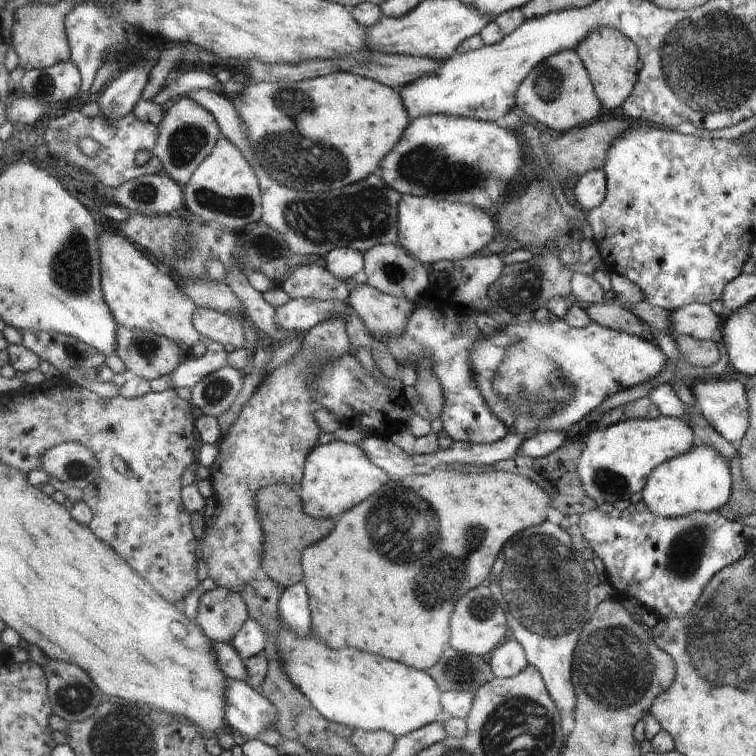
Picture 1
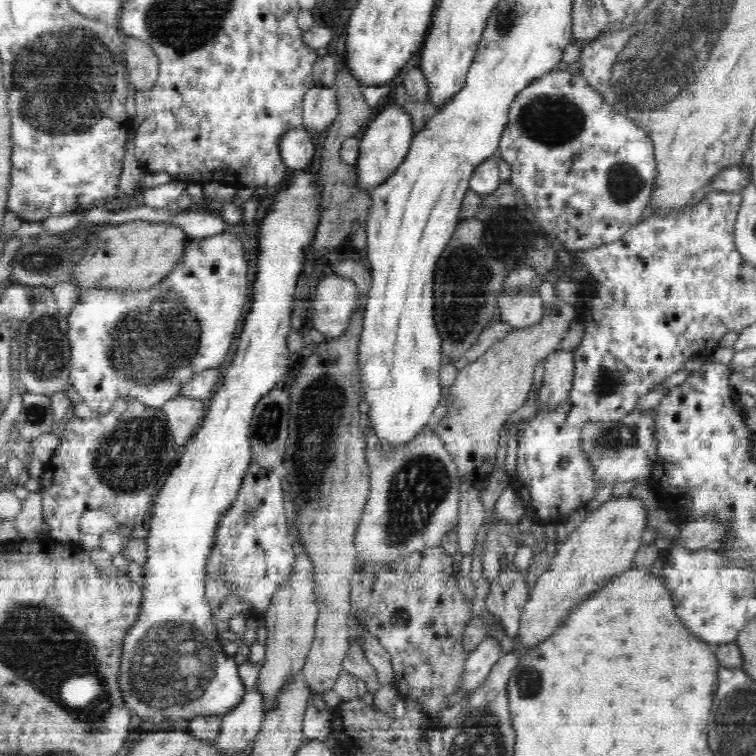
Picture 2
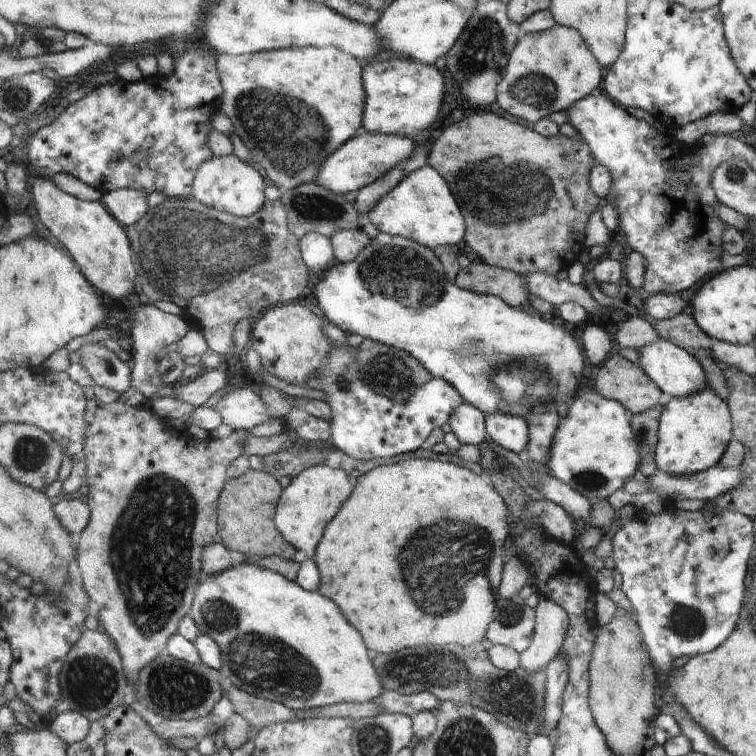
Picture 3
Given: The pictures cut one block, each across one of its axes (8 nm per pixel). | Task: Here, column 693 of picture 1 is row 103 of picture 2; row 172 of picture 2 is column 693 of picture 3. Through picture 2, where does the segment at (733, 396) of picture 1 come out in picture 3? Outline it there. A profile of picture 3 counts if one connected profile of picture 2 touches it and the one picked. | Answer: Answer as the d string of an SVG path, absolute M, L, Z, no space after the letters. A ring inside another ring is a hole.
M655 338L647 346L643 346L639 350L639 362L637 364L659 386L659 390L669 394L671 398L683 398L683 396L691 396L695 392L707 390L705 388L705 378L707 376L703 376L703 370L699 366L699 362L691 354L687 354L685 350L681 350L675 344L671 344L669 340Z

